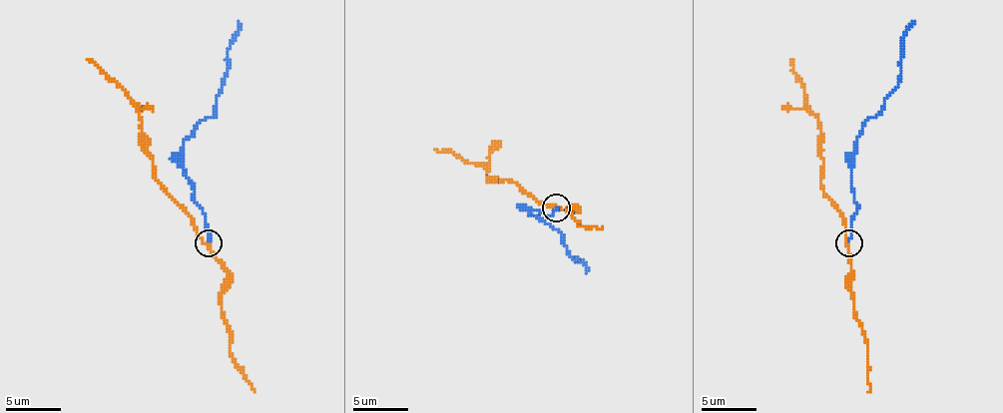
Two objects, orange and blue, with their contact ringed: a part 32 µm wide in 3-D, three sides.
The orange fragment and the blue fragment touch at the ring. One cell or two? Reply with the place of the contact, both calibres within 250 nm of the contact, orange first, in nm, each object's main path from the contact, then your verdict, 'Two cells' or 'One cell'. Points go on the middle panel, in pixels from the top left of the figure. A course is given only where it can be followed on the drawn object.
Place: (556, 207). Thickness 150 nm (orange) against 180 nm. Course of orange: (556, 207), (542, 205), (506, 180), (489, 180), (481, 166), (434, 150). Course of blue: (556, 207), (550, 215), (533, 209), (531, 212), (561, 234), (564, 245), (586, 273). Two cells

